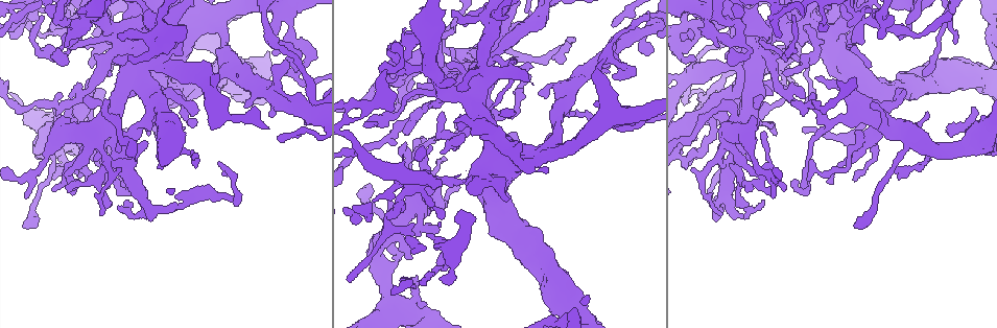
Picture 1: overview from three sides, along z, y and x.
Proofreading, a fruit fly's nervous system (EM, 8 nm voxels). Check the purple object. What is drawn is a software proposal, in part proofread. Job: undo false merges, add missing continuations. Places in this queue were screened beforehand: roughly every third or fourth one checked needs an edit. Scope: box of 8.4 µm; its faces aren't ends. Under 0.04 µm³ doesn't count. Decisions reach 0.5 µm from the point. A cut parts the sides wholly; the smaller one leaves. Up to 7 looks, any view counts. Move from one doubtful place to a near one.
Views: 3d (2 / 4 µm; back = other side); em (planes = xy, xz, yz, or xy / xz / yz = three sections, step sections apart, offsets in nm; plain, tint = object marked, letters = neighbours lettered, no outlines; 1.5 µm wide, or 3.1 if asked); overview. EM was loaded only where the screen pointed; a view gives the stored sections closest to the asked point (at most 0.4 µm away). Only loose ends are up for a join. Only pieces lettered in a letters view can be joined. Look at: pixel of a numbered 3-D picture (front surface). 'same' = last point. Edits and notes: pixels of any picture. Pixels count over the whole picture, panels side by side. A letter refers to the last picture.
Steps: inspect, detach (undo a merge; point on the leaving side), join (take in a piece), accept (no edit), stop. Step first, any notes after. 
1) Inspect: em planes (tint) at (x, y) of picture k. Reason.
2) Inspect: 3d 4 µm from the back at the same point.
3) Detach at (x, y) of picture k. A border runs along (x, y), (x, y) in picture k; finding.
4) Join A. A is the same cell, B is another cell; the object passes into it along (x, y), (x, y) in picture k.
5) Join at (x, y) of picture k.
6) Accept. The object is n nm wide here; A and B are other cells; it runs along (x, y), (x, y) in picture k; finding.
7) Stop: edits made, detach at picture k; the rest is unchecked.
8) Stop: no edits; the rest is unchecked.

Inspect: 3d 4 µm at (152, 91) of picture 1. Side arm on a straight run.

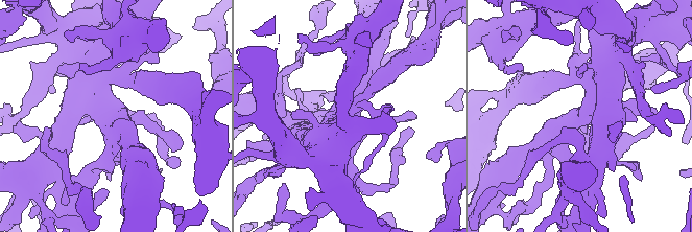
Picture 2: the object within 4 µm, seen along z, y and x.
Inspect: em planes (letters) at (111, 115) of picture 2.

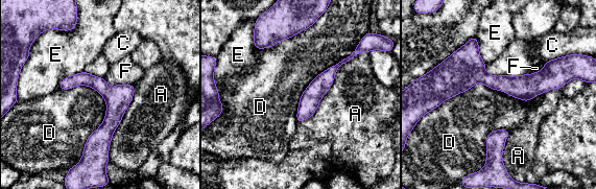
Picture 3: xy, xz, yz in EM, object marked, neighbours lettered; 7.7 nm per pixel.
Accept. The object is 300 nm wide here; A, C, D, E and F are other cells; a border runs along (532, 97), (476, 83), (410, 132) in picture 3; one neuron here.

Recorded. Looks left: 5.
Inspect: em planes (tint) at (854, 181) of picture 1. Branch stops here.

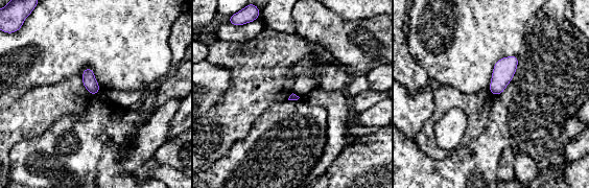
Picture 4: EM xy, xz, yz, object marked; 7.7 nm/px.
Inspect: em planes (letters) at the same point. See the neighbours.

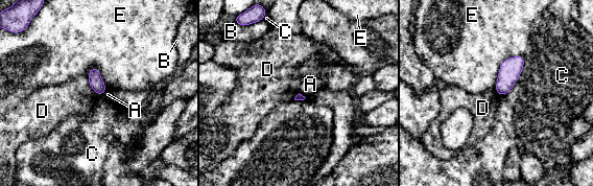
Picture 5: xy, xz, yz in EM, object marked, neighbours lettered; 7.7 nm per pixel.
Accept. A, B, C, D and E are other cells; a border runs along (87, 76), (90, 87), (98, 95) in picture 5; none of them fits.

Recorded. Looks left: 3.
Inspect: em xz step 8 (letters) at (809, 62) of picture 1. Abrupt turn.

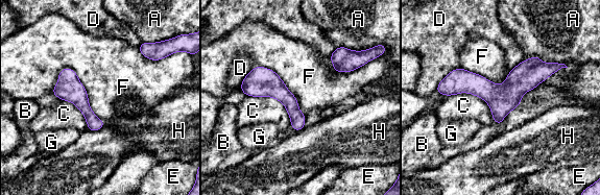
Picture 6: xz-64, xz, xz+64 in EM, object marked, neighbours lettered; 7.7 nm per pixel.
Accept. The object is 110 nm wide here; A, B, C, D, E, F, G and H are other cells; a border runs along (63, 68), (105, 124) in picture 6; continuous, no second neuron.

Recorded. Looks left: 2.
Stop: no edits; the rest is unchecked.

